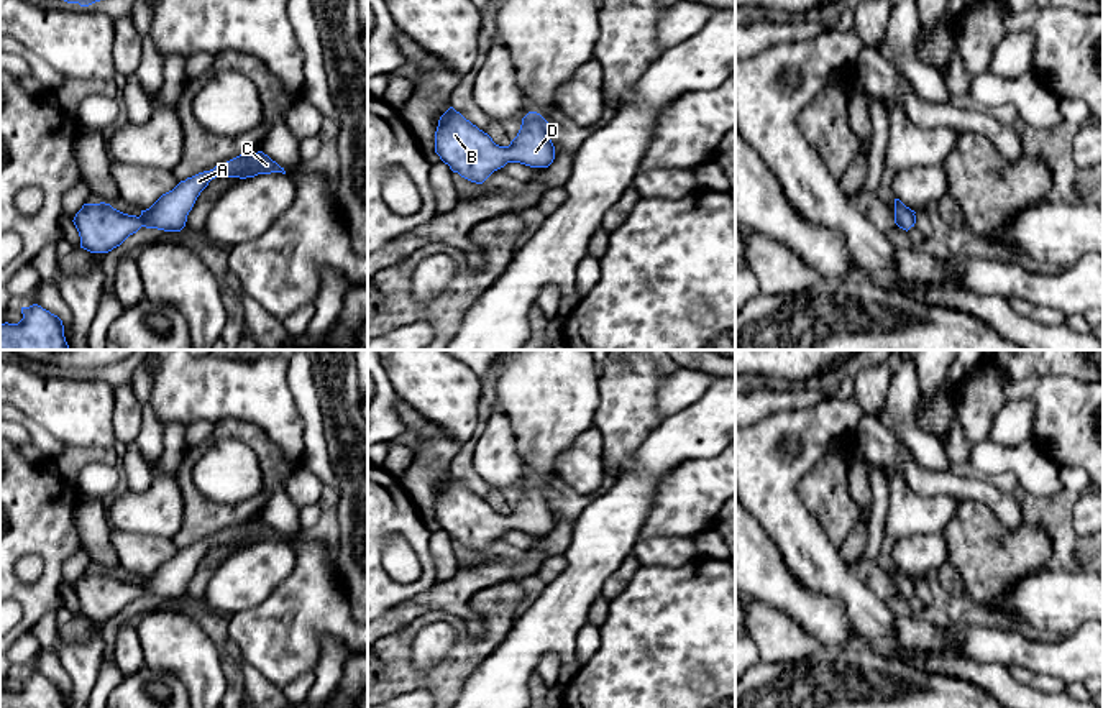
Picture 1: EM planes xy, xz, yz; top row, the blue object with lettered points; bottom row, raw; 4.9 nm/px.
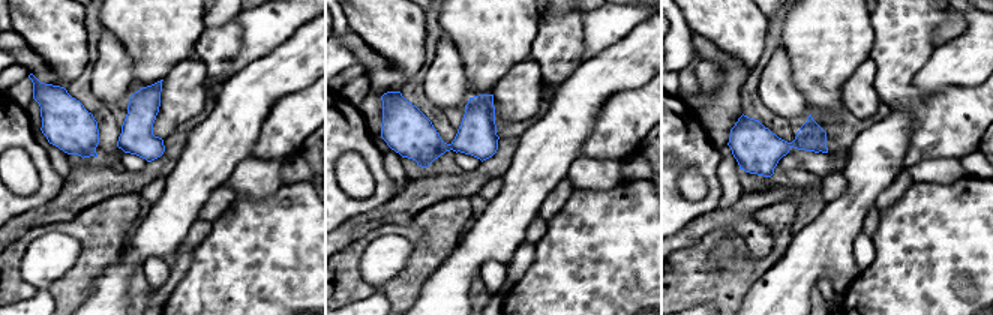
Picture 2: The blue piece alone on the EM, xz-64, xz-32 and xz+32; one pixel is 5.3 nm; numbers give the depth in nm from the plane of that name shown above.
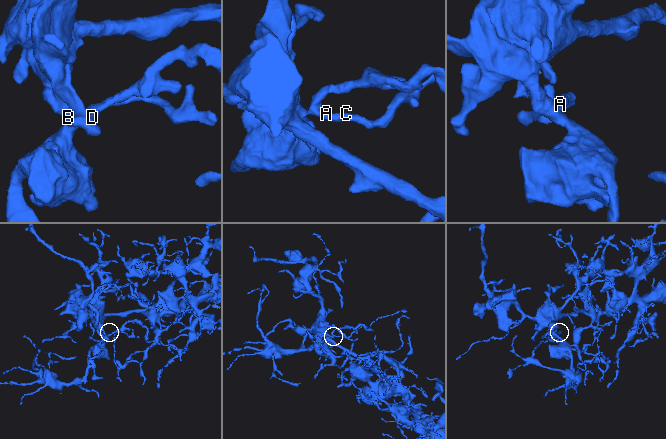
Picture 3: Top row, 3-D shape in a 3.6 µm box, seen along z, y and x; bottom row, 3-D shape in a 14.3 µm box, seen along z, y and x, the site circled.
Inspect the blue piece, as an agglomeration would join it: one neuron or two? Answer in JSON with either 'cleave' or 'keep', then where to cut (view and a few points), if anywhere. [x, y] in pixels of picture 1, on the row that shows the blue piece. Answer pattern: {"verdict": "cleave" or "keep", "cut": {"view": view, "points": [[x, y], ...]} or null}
{"verdict": "keep", "cut": null}

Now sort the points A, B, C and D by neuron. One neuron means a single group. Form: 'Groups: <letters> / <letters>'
Groups: A B C D

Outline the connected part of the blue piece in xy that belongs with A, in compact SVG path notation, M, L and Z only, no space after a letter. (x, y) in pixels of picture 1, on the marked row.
M263 151L243 153L210 171L199 172L181 181L172 191L162 194L141 215L128 215L110 204L84 204L74 217L74 225L80 237L80 248L90 253L108 253L120 246L130 235L141 227L164 232L181 232L200 192L215 177L254 177L258 174L282 172L276 161Z

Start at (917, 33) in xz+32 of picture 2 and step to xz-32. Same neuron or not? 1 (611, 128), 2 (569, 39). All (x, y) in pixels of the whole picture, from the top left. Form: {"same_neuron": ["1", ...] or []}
{"same_neuron": ["1", "2"]}

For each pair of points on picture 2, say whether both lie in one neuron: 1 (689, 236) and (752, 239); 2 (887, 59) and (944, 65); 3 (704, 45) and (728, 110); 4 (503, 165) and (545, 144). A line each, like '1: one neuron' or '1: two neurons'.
1: one neuron
2: two neurons
3: one neuron
4: two neurons

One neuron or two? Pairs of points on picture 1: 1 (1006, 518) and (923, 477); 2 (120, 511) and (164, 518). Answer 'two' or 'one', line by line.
1: one
2: one

